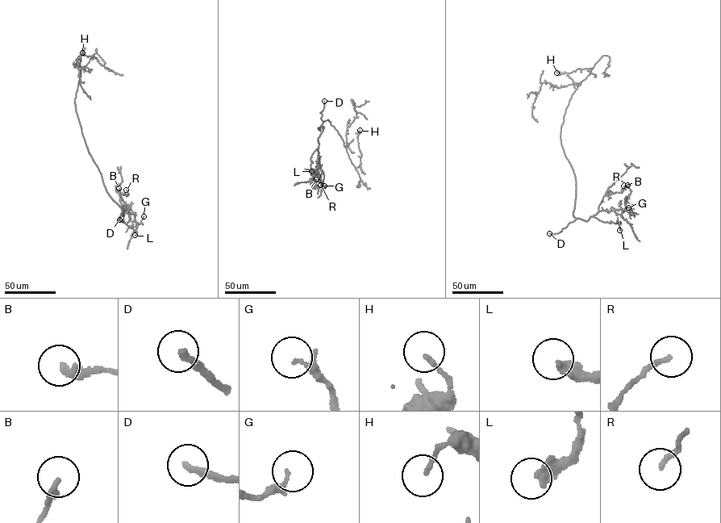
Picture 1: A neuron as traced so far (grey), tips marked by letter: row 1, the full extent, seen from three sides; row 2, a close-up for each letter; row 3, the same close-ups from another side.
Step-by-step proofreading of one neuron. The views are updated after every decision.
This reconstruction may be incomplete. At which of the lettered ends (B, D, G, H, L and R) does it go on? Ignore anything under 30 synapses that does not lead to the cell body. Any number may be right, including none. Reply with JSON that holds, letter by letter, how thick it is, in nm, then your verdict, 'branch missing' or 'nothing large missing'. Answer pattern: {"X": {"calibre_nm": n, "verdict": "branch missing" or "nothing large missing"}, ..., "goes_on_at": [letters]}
{"B": {"calibre_nm": 240, "verdict": "nothing large missing"}, "D": {"calibre_nm": 190, "verdict": "branch missing"}, "G": {"calibre_nm": 200, "verdict": "nothing large missing"}, "H": {"calibre_nm": 150, "verdict": "nothing large missing"}, "L": {"calibre_nm": 400, "verdict": "nothing large missing"}, "R": {"calibre_nm": 160, "verdict": "nothing large missing"}, "goes_on_at": ["D"]}

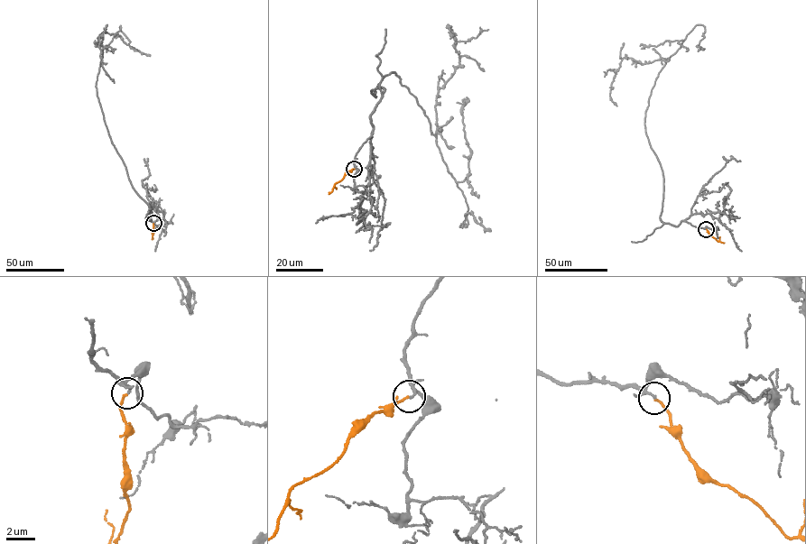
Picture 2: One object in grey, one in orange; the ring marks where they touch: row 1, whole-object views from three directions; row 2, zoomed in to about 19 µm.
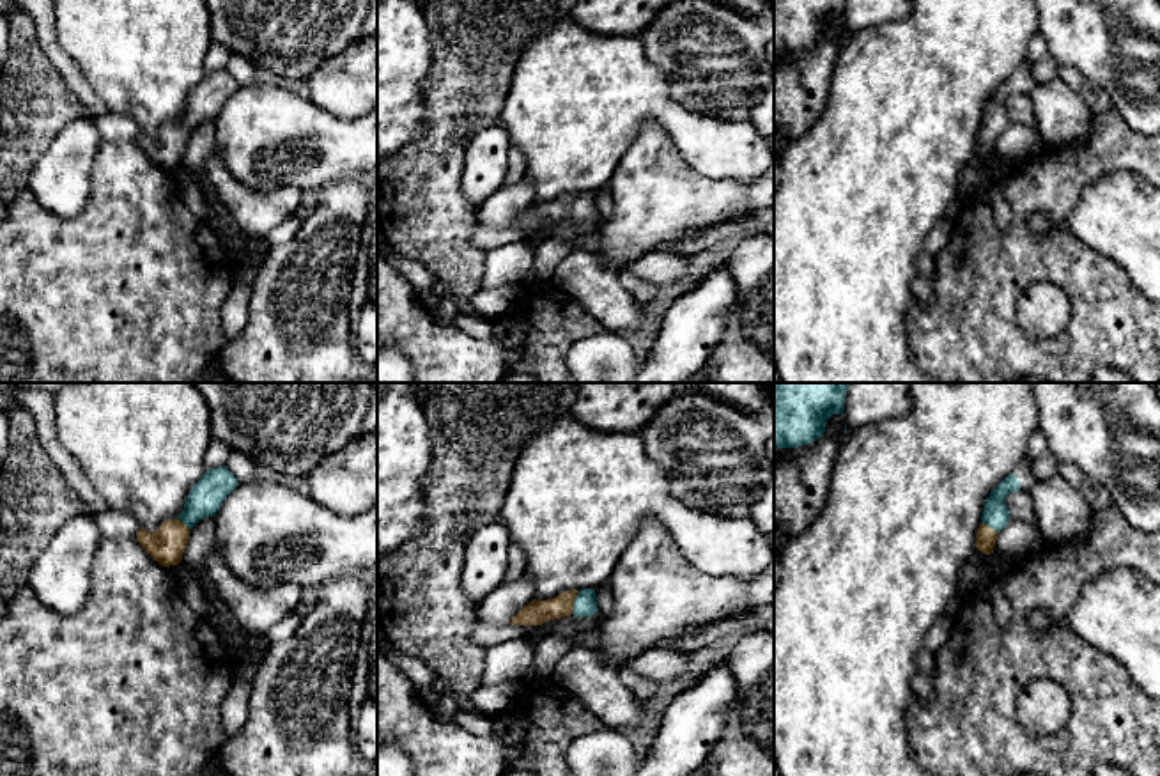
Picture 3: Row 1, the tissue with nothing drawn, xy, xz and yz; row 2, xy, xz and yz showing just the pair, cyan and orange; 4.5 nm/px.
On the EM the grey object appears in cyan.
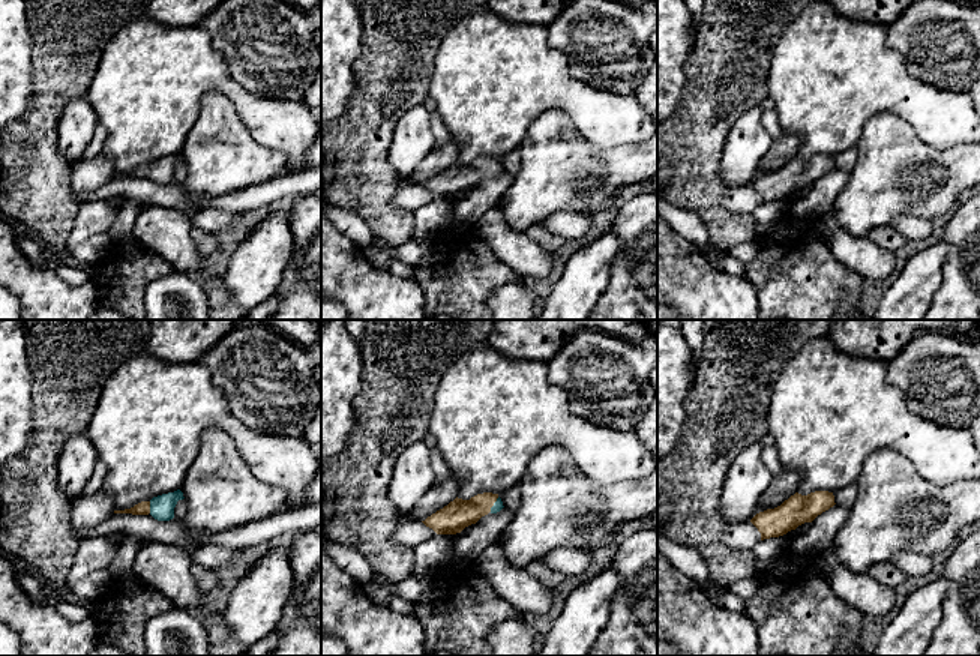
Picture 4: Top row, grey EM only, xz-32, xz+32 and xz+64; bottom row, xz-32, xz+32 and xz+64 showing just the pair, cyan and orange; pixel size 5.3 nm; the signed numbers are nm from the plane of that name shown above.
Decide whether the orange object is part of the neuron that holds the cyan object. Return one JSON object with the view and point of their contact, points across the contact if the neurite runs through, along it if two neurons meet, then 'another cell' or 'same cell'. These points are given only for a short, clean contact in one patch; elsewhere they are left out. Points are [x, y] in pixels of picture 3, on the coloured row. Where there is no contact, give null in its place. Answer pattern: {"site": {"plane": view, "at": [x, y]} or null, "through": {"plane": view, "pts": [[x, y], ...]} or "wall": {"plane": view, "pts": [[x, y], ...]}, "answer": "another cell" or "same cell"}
{"site": {"plane": "xz", "at": [574, 603]}, "through": {"plane": "xz", "pts": [[585, 605], [574, 603], [537, 612]]}, "answer": "same cell"}

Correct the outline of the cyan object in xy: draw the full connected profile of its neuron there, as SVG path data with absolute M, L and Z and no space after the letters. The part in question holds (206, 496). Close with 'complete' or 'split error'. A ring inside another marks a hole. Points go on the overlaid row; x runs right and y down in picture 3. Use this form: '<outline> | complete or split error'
M227 466L207 469L191 487L179 517L165 521L156 533L140 528L136 540L159 565L170 567L181 563L189 530L200 519L216 516L225 498L237 485L237 478L227 469Z | split error

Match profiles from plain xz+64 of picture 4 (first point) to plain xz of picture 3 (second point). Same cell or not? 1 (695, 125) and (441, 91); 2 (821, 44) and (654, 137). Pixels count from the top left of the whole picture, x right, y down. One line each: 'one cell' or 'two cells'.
1: one cell
2: two cells

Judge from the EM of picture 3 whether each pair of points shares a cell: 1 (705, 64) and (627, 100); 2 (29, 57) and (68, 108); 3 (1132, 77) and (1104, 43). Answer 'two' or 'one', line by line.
1: two
2: one
3: one

